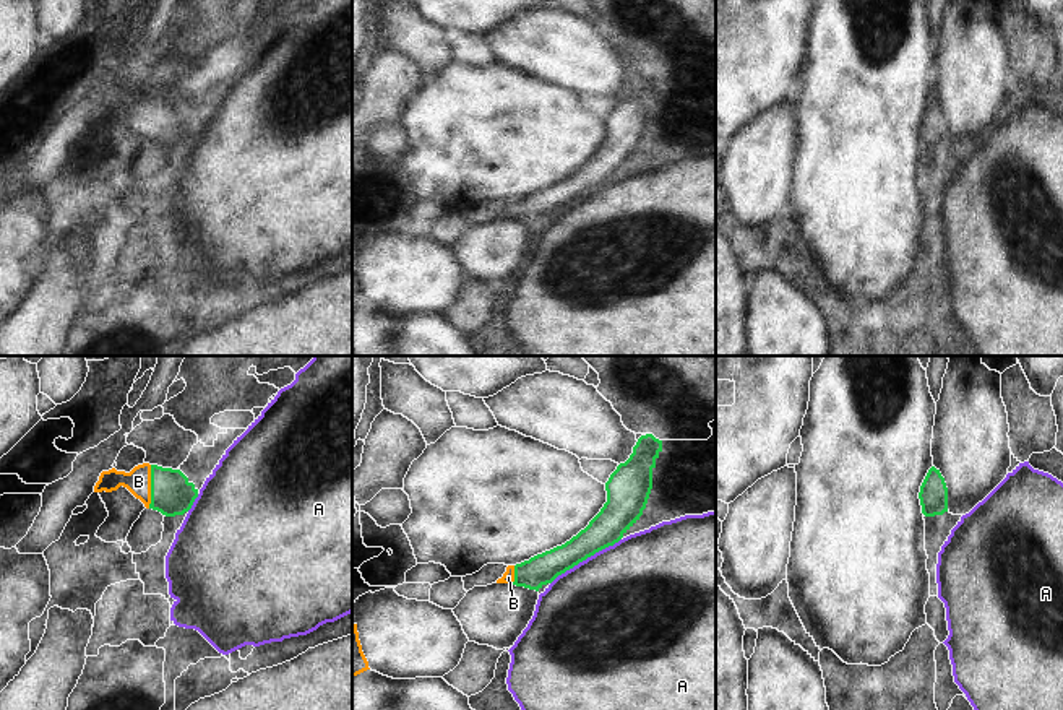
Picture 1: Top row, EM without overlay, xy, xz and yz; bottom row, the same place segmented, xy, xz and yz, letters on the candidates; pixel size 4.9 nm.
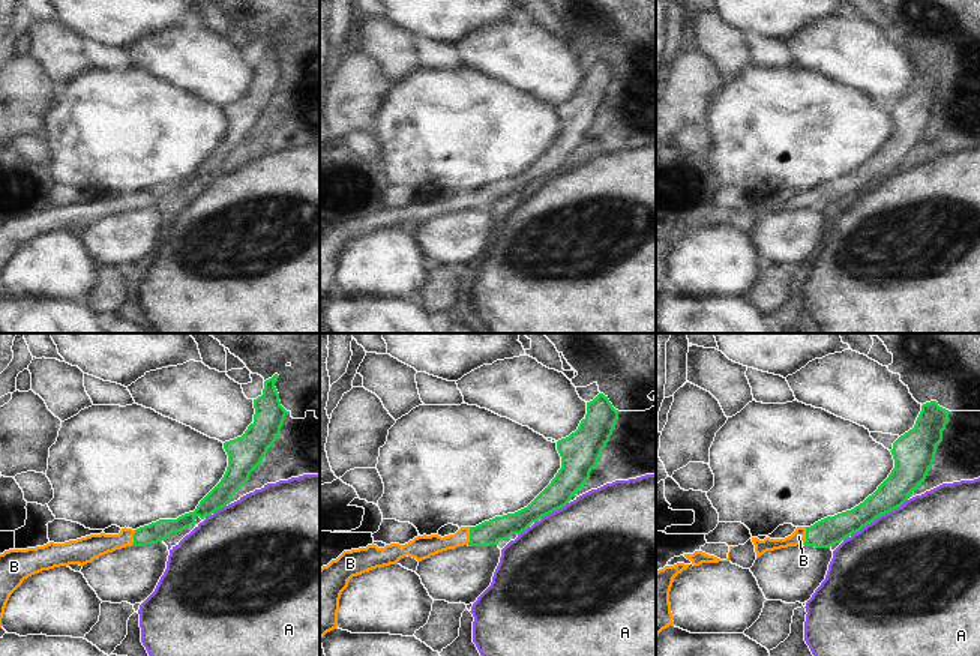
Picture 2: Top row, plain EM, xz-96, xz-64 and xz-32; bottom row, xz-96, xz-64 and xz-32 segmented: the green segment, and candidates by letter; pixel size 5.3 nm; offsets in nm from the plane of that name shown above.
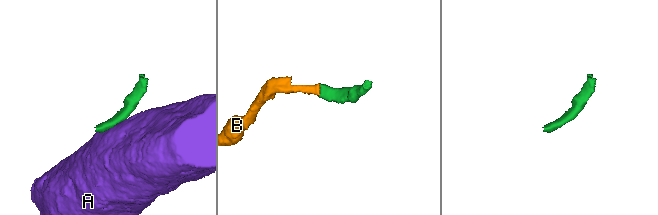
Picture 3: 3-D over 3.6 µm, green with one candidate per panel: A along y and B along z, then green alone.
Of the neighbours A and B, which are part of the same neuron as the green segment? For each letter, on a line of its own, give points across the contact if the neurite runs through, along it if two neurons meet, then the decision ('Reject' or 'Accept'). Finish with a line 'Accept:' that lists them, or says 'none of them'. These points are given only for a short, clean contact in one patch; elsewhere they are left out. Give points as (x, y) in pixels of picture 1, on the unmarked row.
A: Boundary: xz (620, 174), (567, 205), (550, 220). Reject
B: Accept
Accept: B

